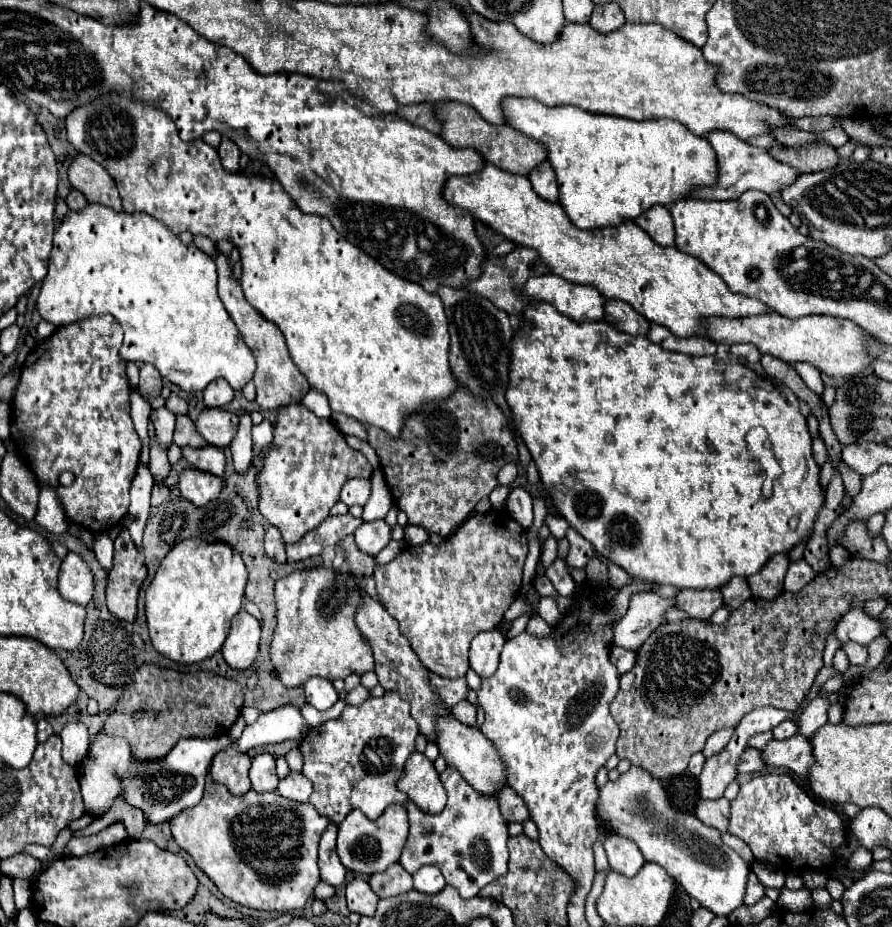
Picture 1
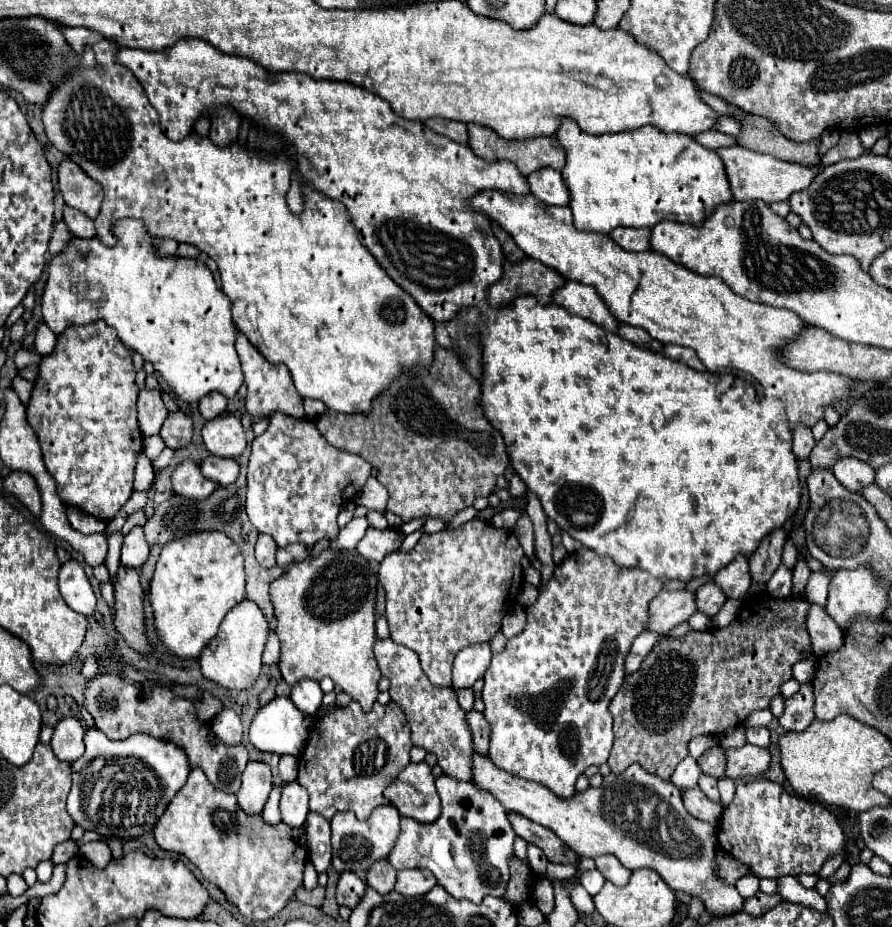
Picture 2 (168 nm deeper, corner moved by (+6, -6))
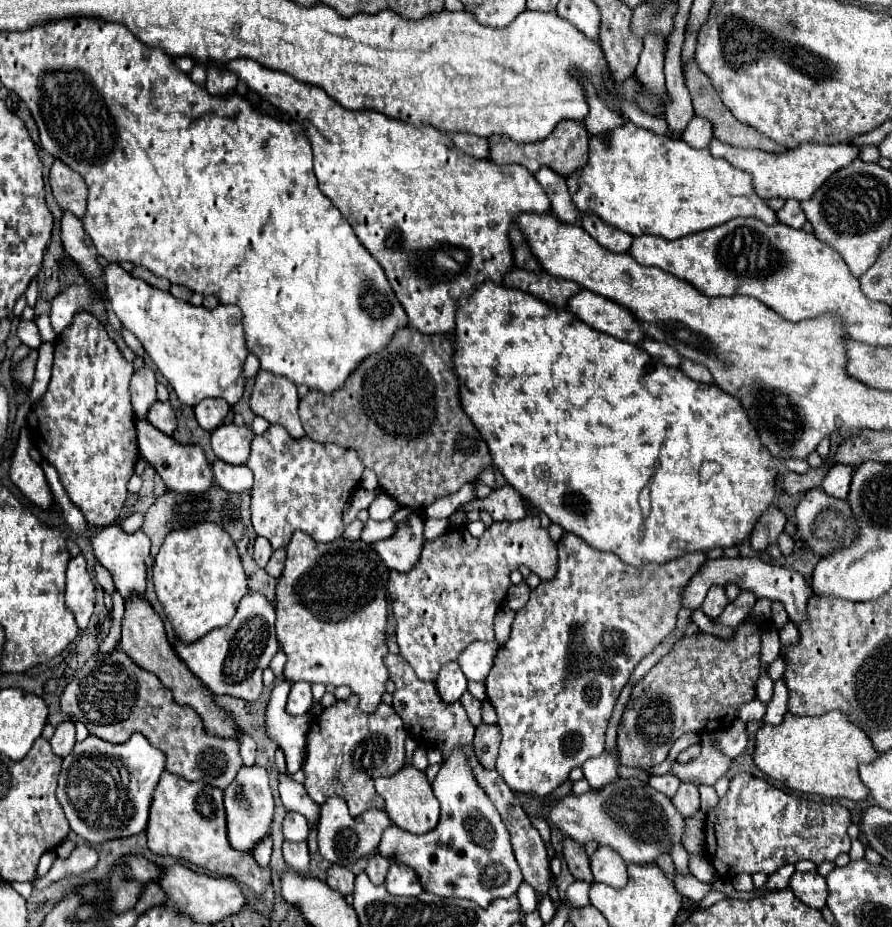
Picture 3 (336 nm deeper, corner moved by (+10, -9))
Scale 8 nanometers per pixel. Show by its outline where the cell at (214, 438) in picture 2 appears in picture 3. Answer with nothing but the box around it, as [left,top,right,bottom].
[211,425,255,465]

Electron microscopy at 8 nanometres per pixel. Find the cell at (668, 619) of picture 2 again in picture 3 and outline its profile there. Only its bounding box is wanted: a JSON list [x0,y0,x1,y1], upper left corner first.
[683,557,811,623]

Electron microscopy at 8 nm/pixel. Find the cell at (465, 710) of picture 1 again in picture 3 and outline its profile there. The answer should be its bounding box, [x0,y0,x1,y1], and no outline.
[473,723,501,769]

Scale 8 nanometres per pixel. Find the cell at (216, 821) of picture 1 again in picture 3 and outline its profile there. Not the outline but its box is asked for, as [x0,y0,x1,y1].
[145,771,271,893]

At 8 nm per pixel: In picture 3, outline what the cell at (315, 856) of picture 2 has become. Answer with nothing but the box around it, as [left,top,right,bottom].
[279,773,319,825]

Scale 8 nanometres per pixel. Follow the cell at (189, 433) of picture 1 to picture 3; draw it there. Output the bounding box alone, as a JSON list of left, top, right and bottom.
[147,401,177,435]

